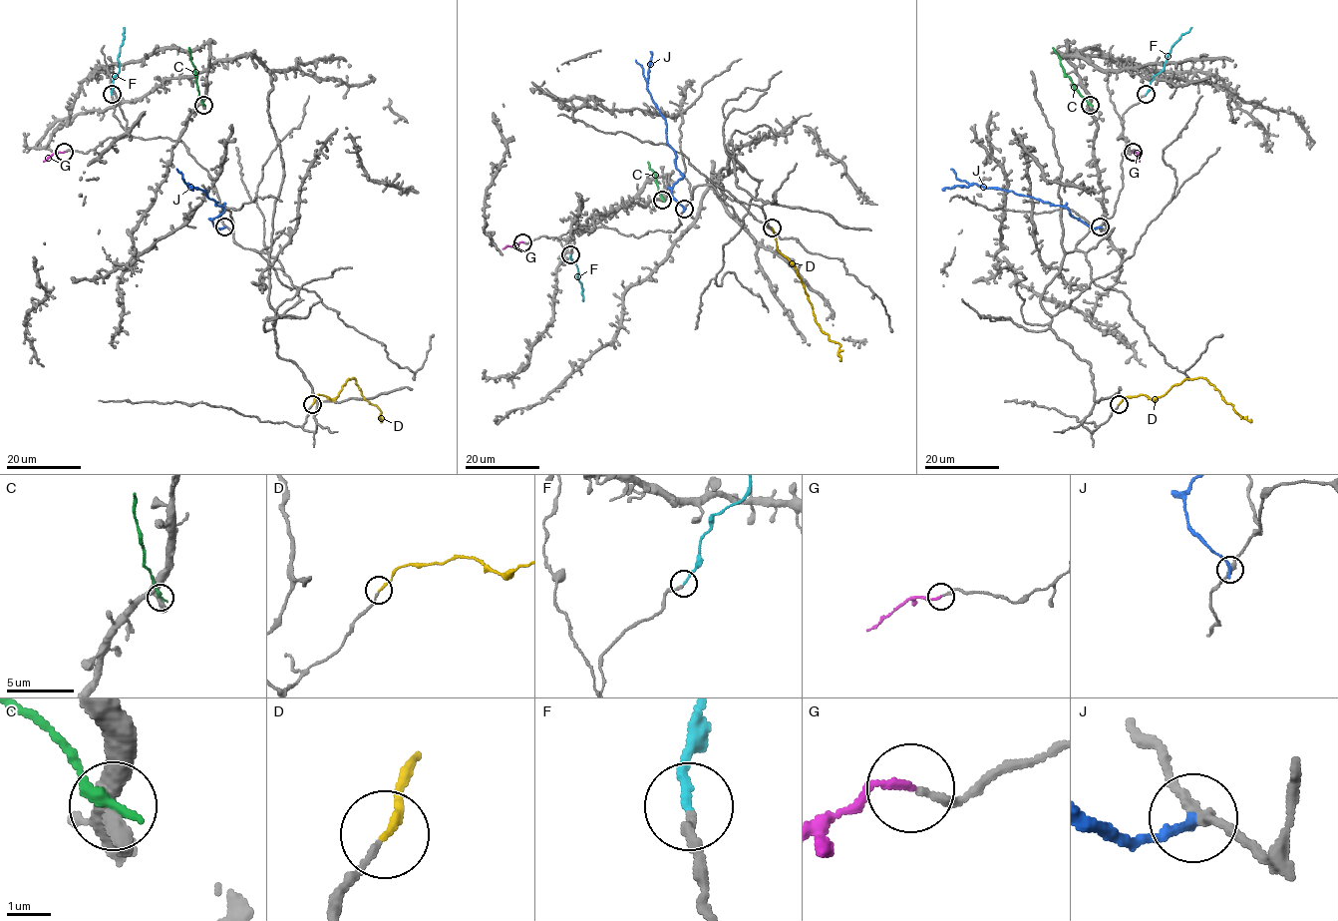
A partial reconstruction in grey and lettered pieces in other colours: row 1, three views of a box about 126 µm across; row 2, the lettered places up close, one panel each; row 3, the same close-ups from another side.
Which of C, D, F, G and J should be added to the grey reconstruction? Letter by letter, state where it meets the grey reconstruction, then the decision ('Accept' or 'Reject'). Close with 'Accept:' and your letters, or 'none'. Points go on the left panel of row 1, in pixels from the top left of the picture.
C: Touches grey at (203, 105). Reject
D: Touches grey at (312, 404). Accept
F: Touches grey at (112, 94). Accept
G: Touches grey at (64, 152). Accept
J: Touches grey at (224, 227). Reject
Accept: D, F, G

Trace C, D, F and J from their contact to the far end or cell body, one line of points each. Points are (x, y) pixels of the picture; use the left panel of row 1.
C: (203, 105), (188, 48)
D: (312, 403), (318, 395), (335, 399), (349, 378), (353, 377), (362, 396), (381, 412), (381, 422)
F: (112, 95), (113, 80), (119, 68), (124, 27)
J: (224, 227), (217, 228), (212, 223), (223, 208), (207, 197), (206, 191), (188, 185), (176, 168)

